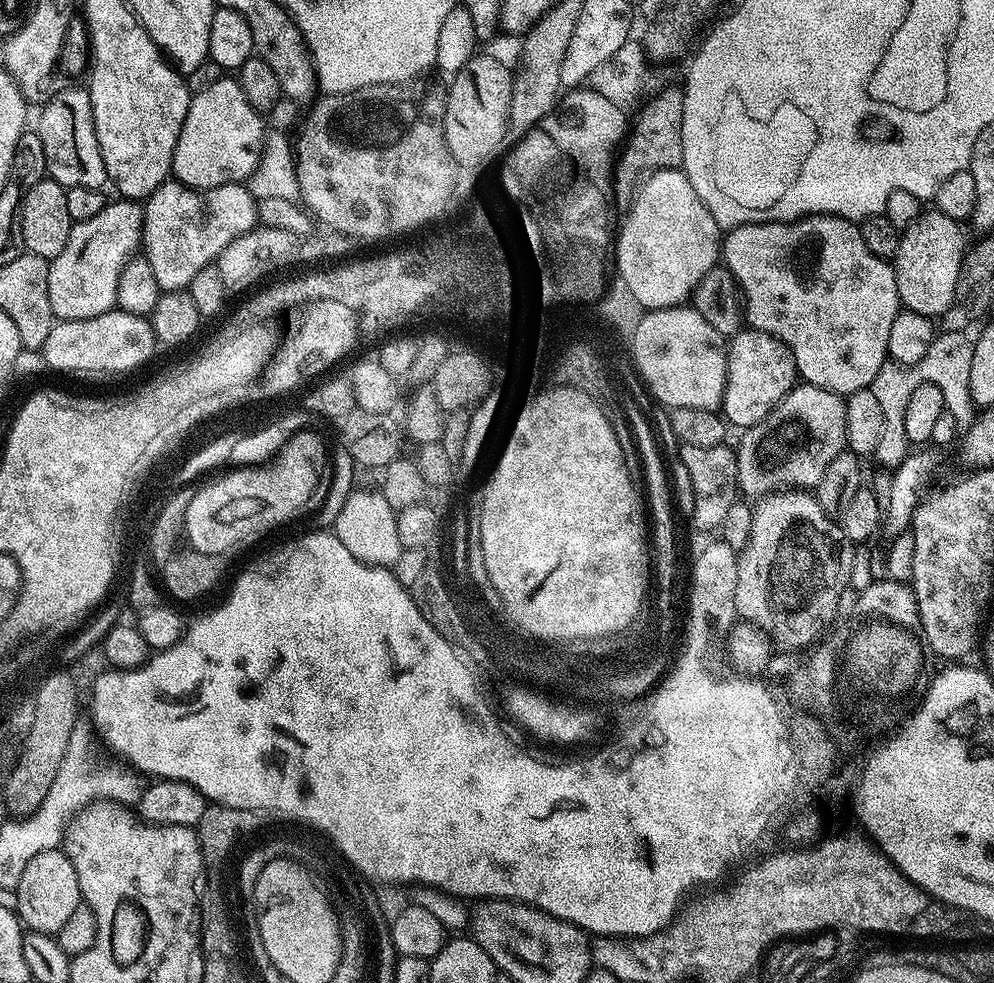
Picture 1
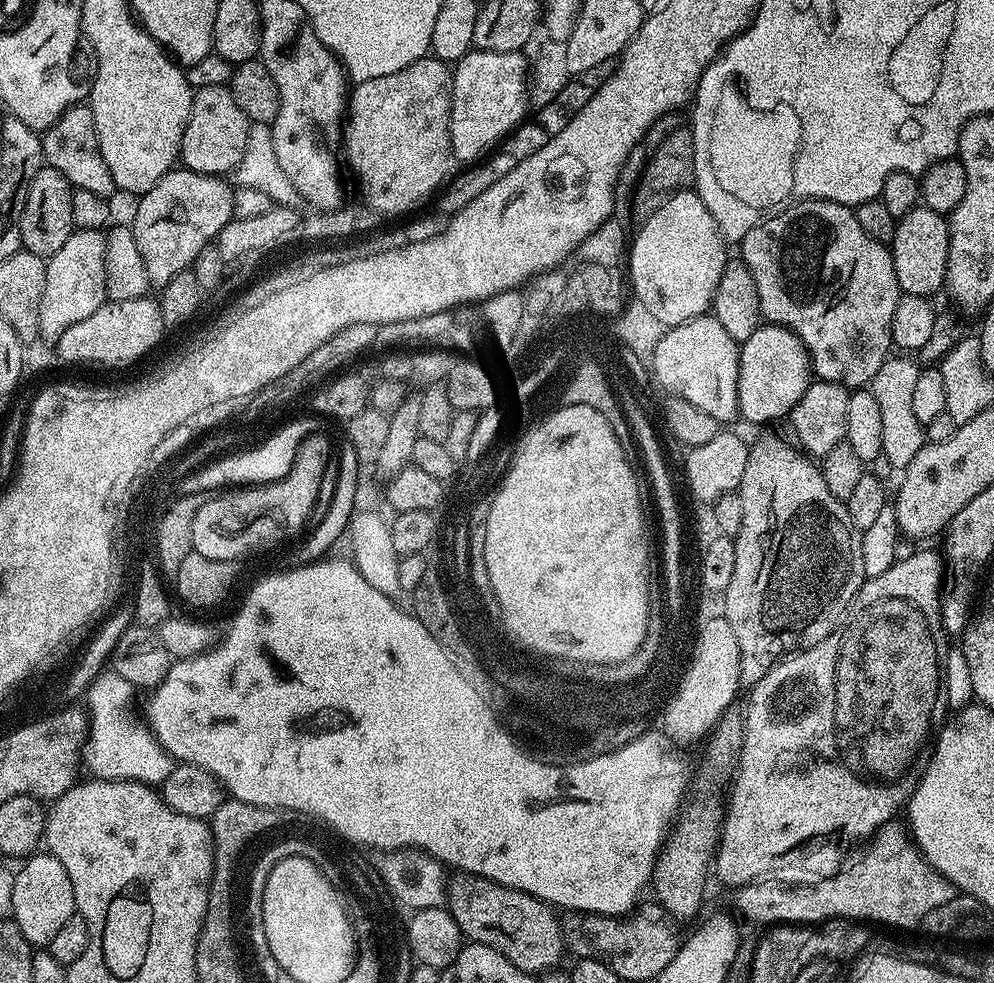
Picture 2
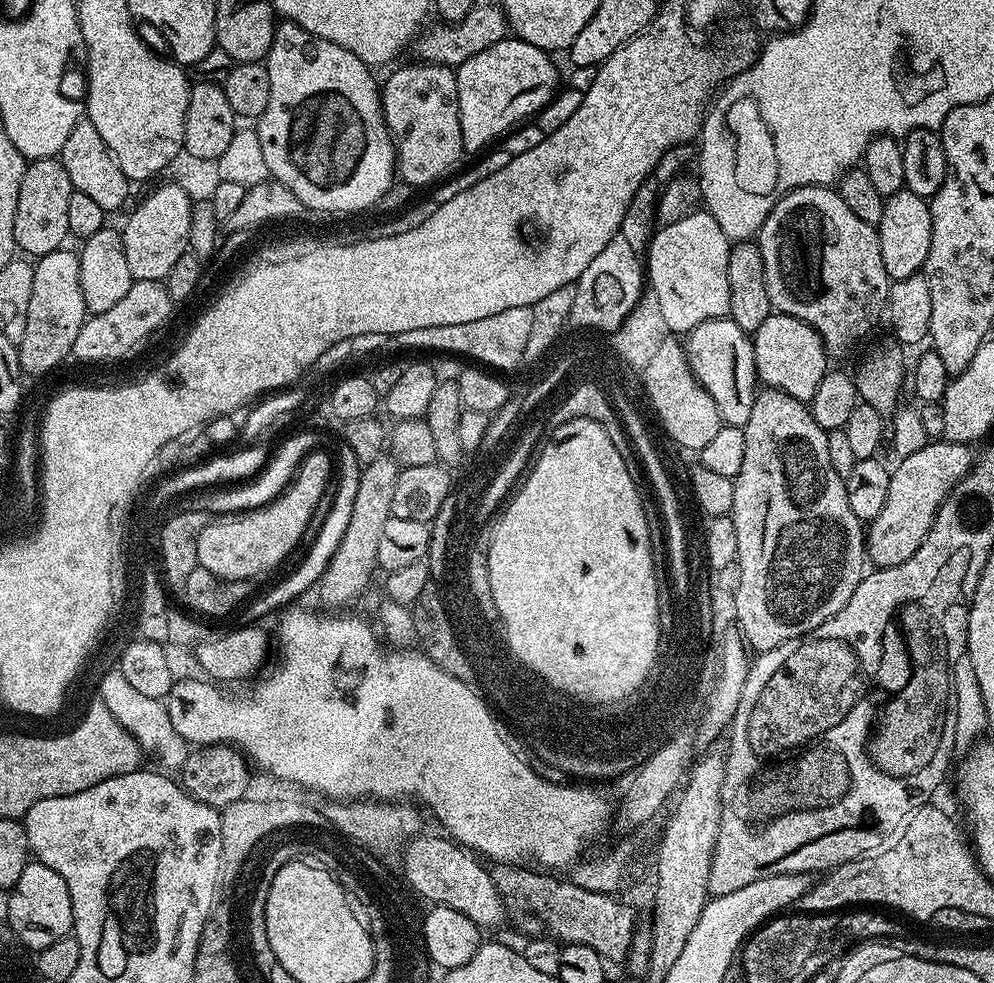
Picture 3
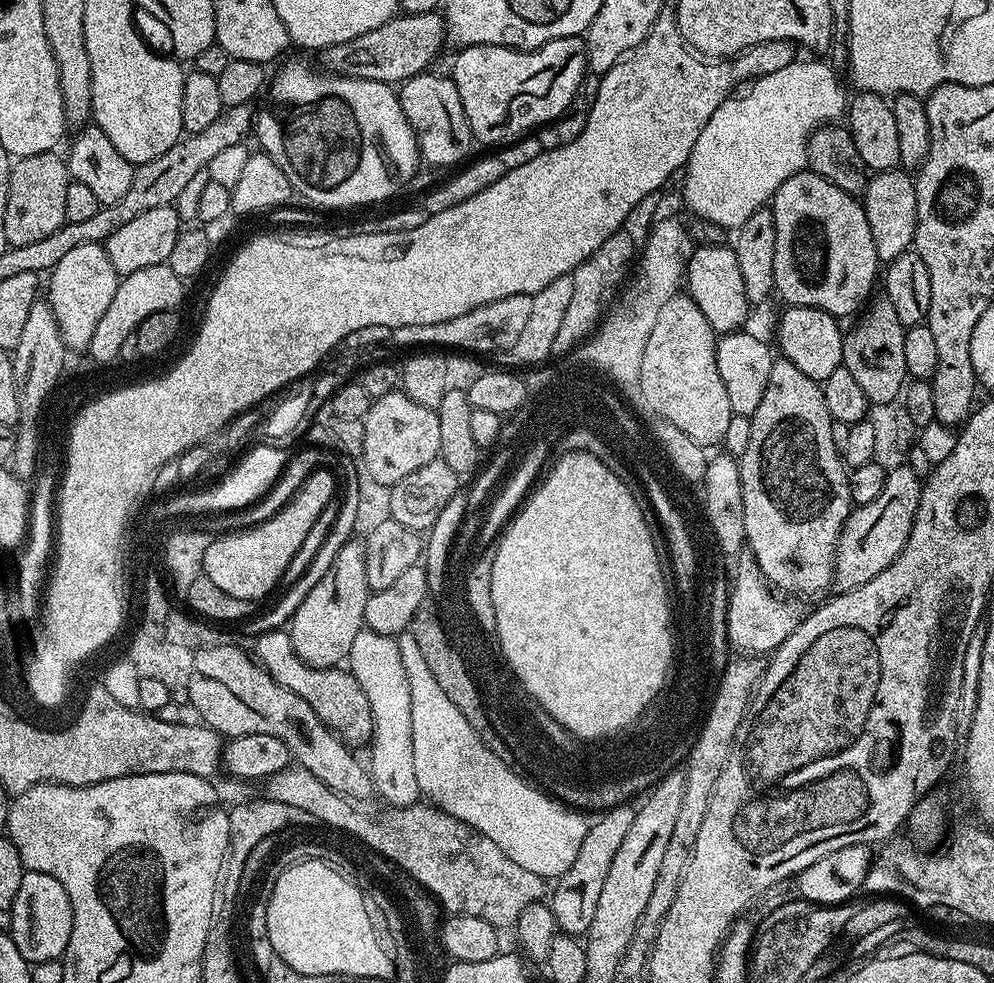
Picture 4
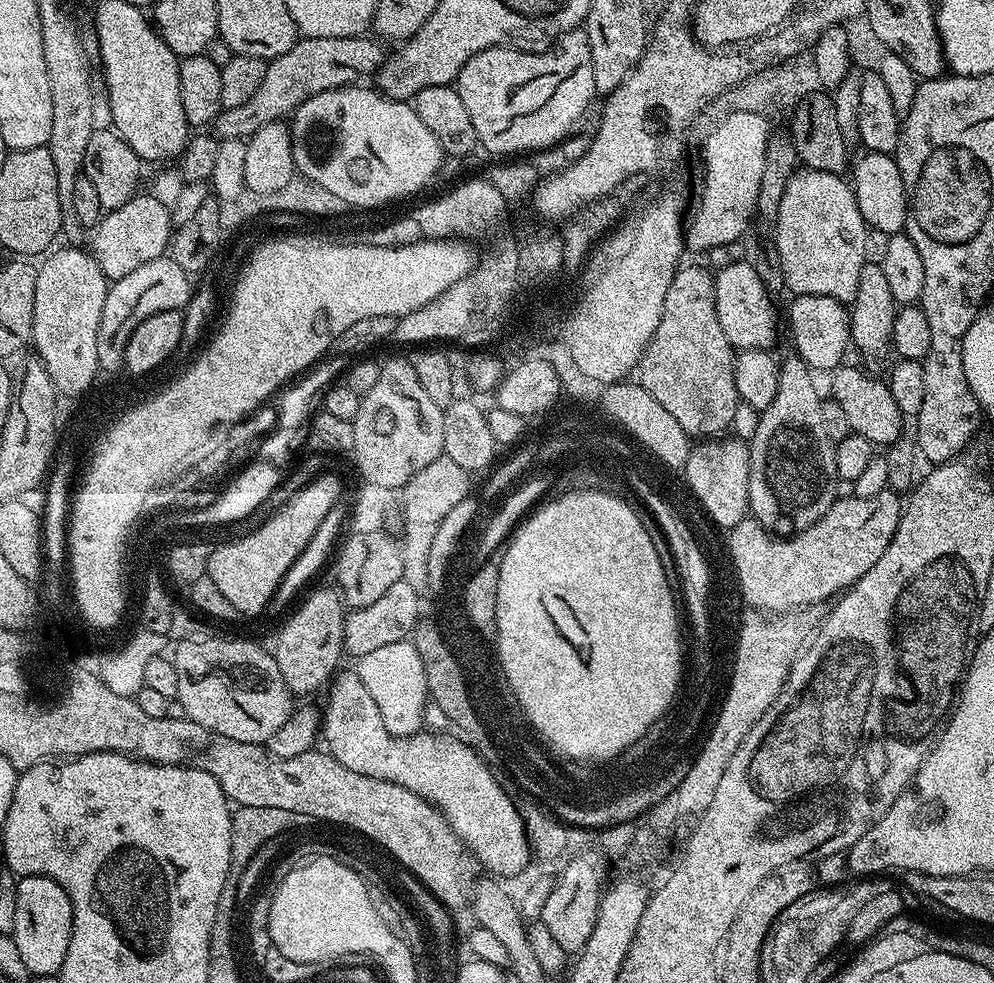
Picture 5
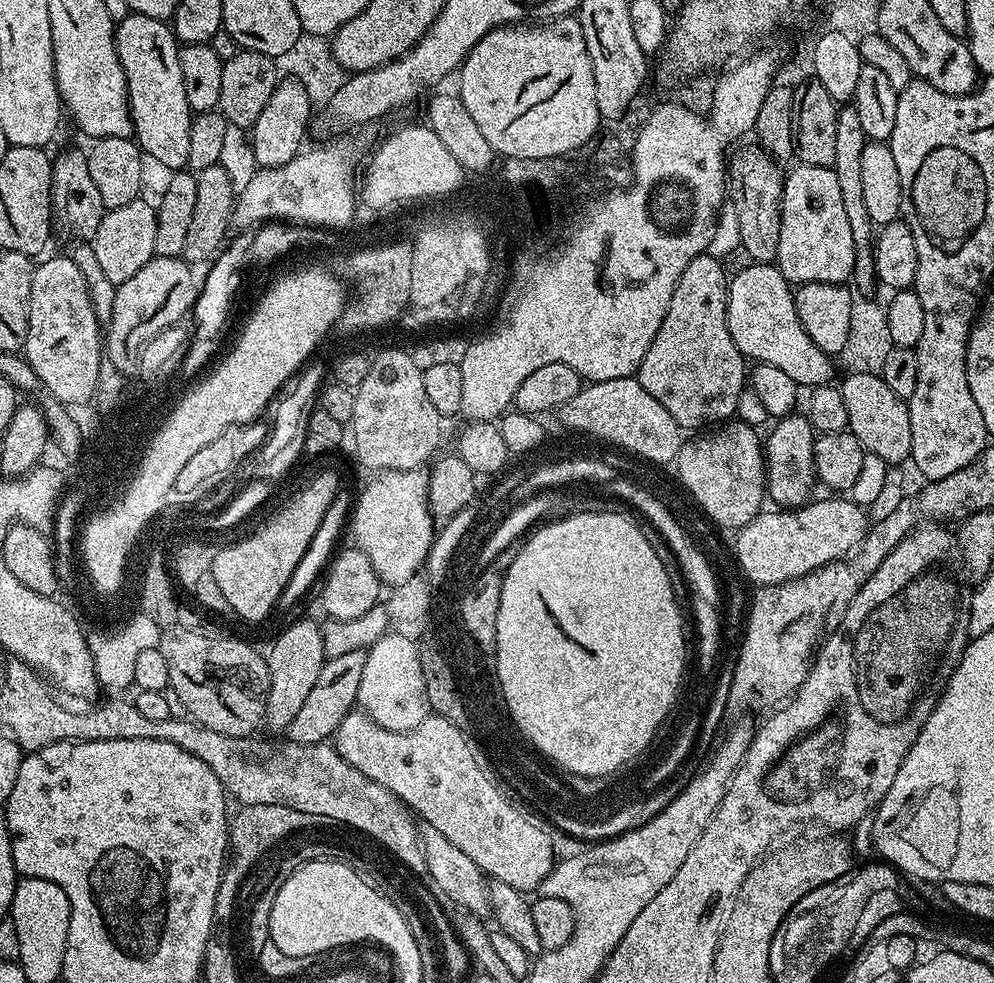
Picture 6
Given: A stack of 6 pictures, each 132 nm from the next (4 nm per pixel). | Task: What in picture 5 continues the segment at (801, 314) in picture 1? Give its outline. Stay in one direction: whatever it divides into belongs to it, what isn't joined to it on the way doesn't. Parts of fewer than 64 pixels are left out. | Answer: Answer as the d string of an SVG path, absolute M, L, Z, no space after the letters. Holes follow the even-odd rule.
M804 168L792 173L778 206L774 247L789 293L826 294L826 298L852 302L868 255L870 229L856 205L851 183L835 172Z

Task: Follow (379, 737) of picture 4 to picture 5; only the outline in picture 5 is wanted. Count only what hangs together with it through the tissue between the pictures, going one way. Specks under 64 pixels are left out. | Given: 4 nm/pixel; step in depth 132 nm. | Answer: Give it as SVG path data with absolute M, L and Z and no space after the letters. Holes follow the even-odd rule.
M410 640L390 642L390 646L382 646L359 657L358 664L362 682L366 682L366 690L370 690L378 705L378 714L382 714L386 730L395 736L413 736L421 731L425 727L424 708L428 704L427 680L422 658Z

